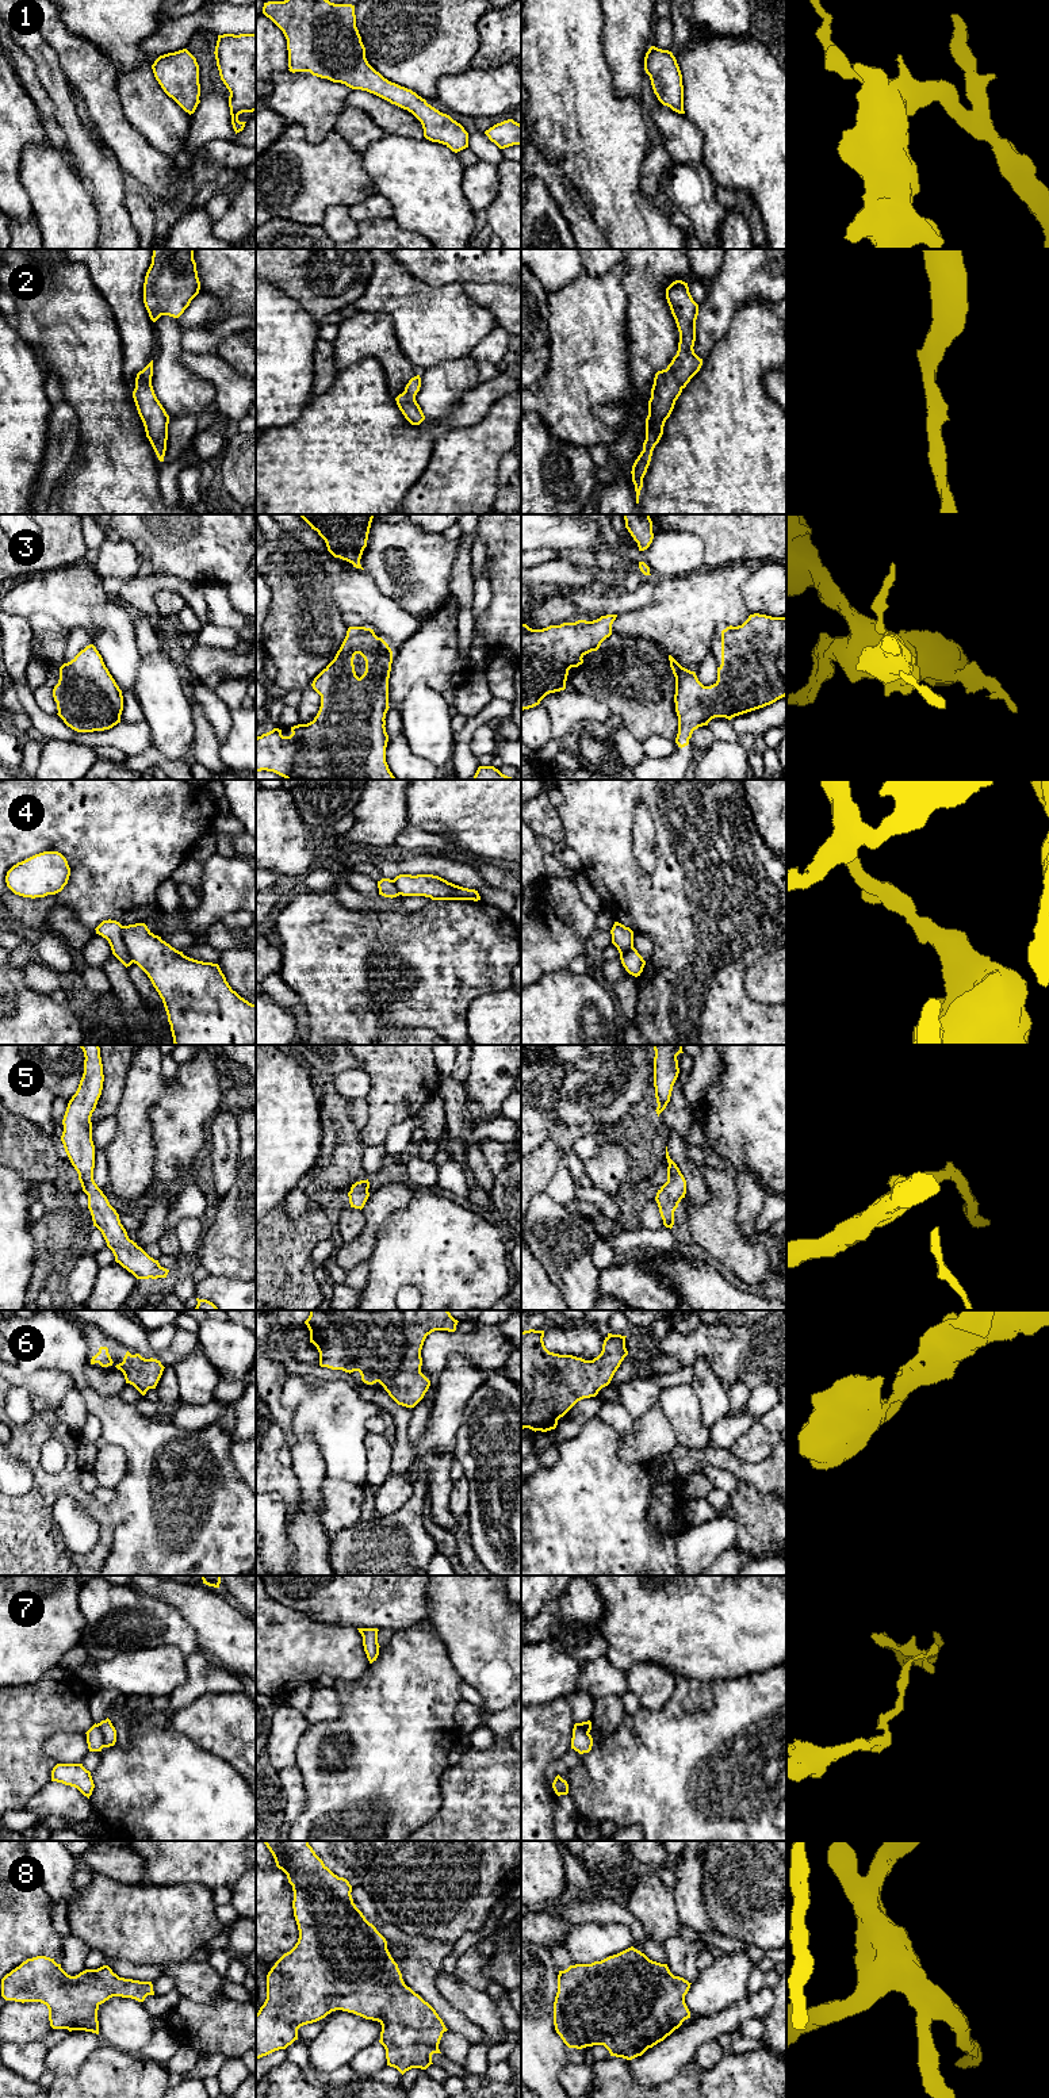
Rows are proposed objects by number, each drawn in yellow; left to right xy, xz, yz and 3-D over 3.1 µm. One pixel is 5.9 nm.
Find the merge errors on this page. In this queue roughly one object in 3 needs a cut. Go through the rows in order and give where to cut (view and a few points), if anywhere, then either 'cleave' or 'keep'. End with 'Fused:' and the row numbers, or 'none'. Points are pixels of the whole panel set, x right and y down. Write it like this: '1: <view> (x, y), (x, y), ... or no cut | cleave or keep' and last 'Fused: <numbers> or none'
1: no cut | keep
2: no cut | keep
3: no cut | keep
4: xy (122, 926), (123, 945), (134, 961) | cleave
5: no cut | keep
6: no cut | keep
7: xy (96, 1725), (102, 1734), (103, 1746) | cleave
8: no cut | keep
Fused: 4, 7

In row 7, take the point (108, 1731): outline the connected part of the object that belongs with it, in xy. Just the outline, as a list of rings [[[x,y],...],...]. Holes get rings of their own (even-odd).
[[[107,1718],[106,1720],[97,1723],[97,1726],[103,1734],[103,1741],[104,1741],[103,1747],[114,1746],[116,1742],[116,1730],[112,1726],[111,1720]]]

